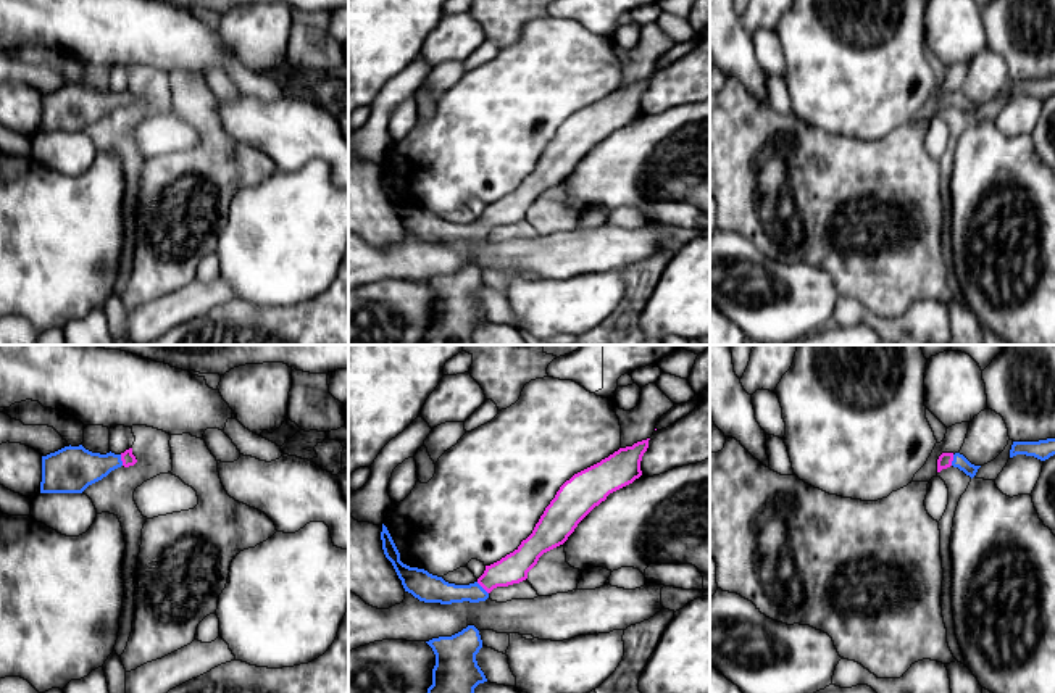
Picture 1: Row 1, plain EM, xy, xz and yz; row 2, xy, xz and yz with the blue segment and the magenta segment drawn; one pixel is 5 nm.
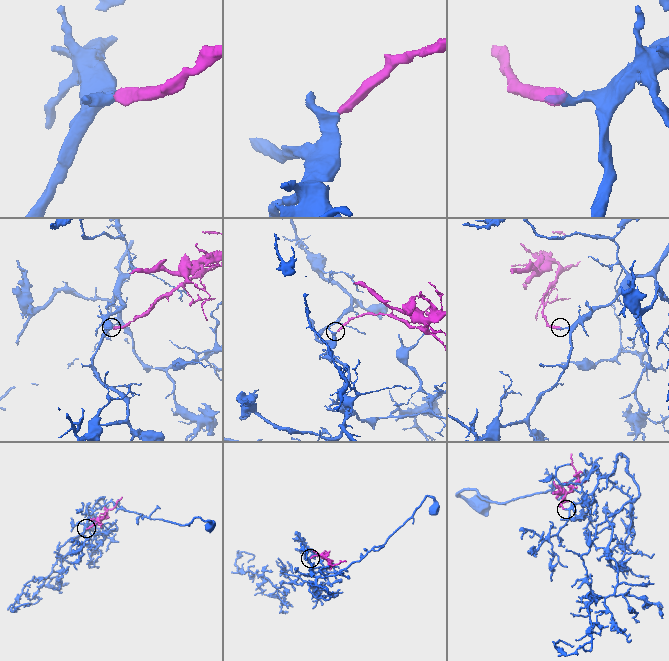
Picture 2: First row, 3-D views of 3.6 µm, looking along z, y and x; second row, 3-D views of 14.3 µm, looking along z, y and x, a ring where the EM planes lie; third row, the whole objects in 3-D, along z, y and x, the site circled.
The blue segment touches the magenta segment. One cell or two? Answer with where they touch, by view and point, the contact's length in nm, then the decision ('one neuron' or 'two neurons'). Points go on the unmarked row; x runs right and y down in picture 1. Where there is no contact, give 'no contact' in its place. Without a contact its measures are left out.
xz (483, 228) | 90 nm | one neuron

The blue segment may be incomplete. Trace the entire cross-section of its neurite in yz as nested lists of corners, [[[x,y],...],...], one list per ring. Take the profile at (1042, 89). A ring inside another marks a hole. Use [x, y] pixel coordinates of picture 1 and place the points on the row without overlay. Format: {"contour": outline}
{"contour": [[[1055,77],[1039,81],[1013,81],[1010,97],[1016,93],[1034,95],[1040,100],[1045,100],[1055,93]]]}

